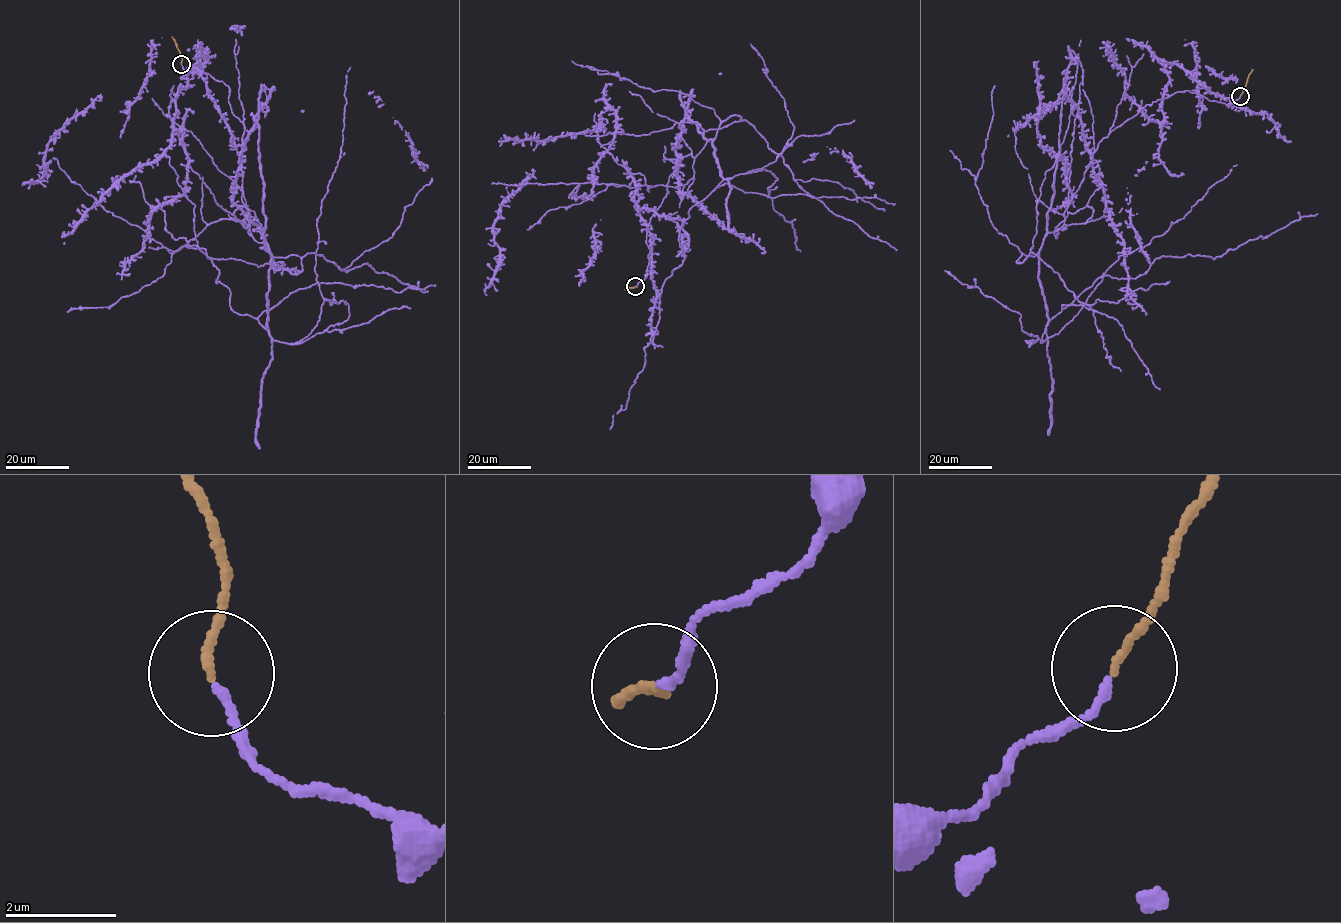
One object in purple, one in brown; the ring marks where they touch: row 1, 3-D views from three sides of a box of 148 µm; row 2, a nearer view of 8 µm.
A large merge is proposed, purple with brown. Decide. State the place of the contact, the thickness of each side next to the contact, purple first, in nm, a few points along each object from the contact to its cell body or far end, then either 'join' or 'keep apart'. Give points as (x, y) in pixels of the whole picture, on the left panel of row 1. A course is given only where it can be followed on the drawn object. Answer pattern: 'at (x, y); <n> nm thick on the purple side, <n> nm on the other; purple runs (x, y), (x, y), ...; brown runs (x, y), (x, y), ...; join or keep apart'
at (181, 64); 140 nm thick on the purple side, 140 nm on the other; purple runs (181, 64), (224, 84), (243, 125), (242, 202), (271, 253), (266, 329), (119, 175); brown runs (181, 64), (182, 56), (172, 36); join

